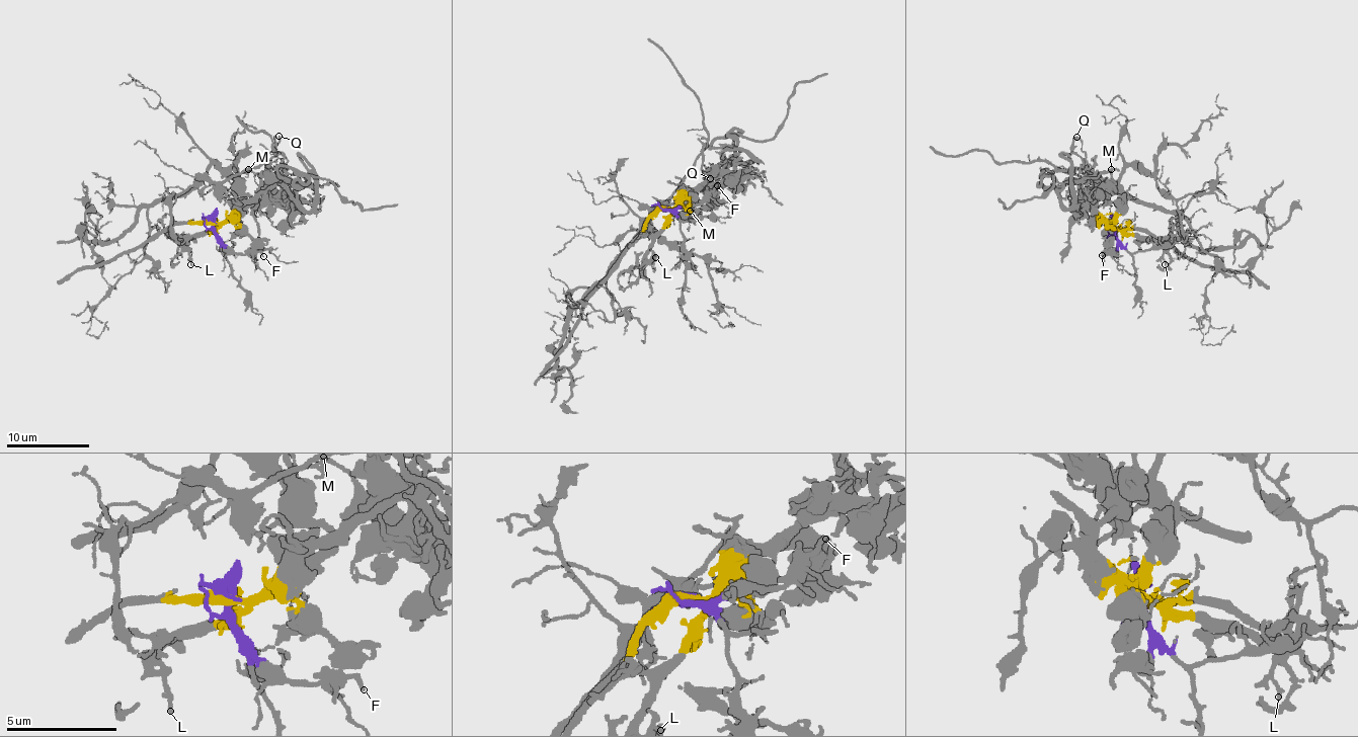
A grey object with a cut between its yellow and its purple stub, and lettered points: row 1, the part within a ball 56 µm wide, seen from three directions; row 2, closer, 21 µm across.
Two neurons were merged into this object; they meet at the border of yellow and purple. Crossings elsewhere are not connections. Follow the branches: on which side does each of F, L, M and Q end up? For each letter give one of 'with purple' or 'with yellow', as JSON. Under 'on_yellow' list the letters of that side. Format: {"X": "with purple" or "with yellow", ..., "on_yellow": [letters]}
{"F": "with purple", "L": "with yellow", "M": "with yellow", "Q": "with yellow", "on_yellow": ["L", "M", "Q"]}

